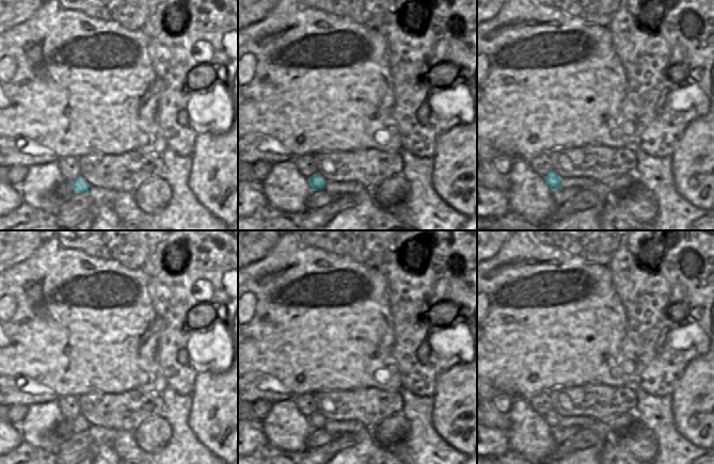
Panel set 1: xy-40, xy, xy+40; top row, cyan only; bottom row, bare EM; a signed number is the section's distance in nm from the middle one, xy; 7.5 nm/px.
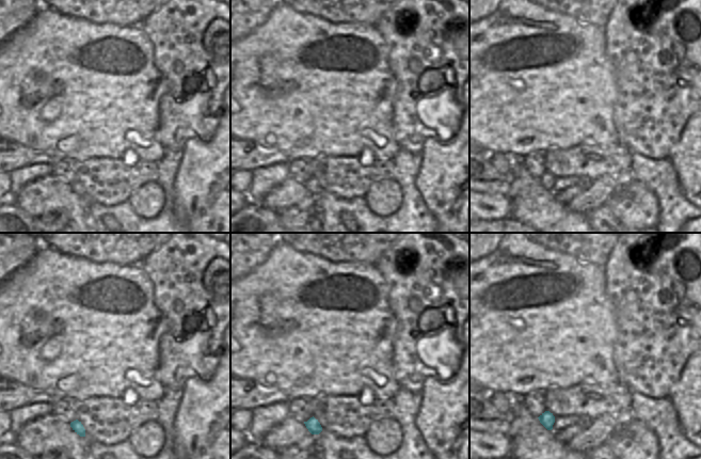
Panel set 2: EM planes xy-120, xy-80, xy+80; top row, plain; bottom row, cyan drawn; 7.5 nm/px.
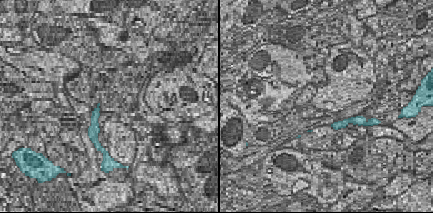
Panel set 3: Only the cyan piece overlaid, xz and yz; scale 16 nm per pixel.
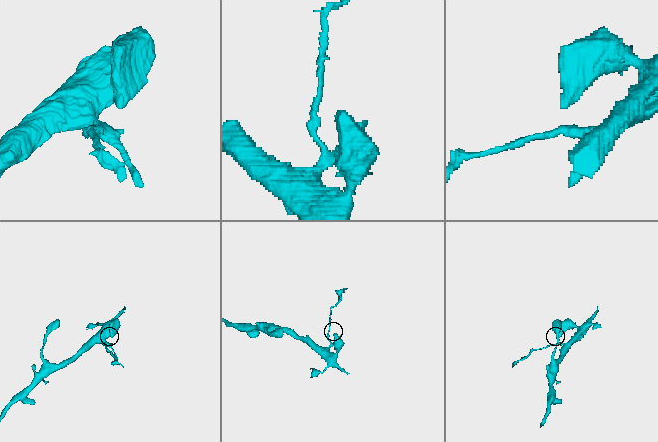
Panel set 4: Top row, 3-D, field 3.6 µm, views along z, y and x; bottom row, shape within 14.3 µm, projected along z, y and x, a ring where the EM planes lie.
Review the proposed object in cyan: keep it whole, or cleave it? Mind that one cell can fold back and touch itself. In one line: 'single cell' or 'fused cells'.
fused cells

